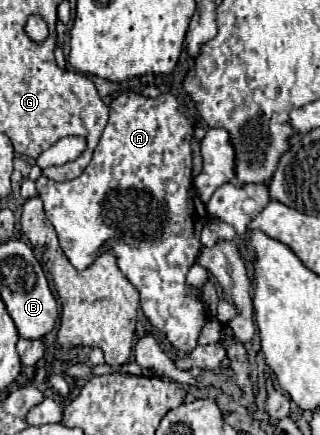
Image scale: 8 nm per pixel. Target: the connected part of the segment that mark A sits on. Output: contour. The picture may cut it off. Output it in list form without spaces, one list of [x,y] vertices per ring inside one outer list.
[[[126,93],[112,101],[110,119],[104,127],[94,157],[84,173],[72,181],[52,181],[44,175],[36,179],[38,197],[44,201],[44,211],[54,225],[64,257],[76,271],[90,267],[96,255],[112,251],[124,277],[140,293],[140,309],[150,325],[166,335],[180,353],[190,353],[198,345],[198,337],[208,323],[202,293],[186,283],[186,271],[196,263],[202,243],[200,233],[208,211],[192,185],[192,125],[180,109],[172,93],[162,93],[156,99],[146,99],[136,93]]]

